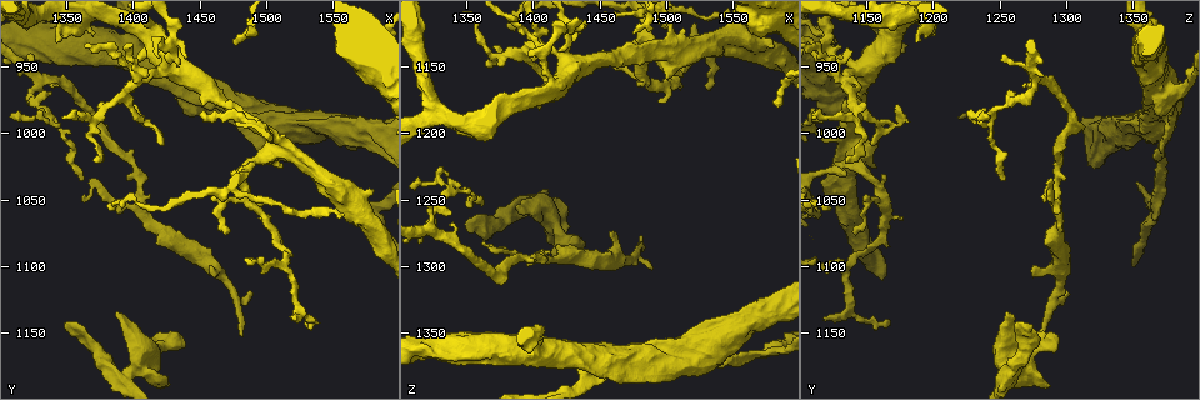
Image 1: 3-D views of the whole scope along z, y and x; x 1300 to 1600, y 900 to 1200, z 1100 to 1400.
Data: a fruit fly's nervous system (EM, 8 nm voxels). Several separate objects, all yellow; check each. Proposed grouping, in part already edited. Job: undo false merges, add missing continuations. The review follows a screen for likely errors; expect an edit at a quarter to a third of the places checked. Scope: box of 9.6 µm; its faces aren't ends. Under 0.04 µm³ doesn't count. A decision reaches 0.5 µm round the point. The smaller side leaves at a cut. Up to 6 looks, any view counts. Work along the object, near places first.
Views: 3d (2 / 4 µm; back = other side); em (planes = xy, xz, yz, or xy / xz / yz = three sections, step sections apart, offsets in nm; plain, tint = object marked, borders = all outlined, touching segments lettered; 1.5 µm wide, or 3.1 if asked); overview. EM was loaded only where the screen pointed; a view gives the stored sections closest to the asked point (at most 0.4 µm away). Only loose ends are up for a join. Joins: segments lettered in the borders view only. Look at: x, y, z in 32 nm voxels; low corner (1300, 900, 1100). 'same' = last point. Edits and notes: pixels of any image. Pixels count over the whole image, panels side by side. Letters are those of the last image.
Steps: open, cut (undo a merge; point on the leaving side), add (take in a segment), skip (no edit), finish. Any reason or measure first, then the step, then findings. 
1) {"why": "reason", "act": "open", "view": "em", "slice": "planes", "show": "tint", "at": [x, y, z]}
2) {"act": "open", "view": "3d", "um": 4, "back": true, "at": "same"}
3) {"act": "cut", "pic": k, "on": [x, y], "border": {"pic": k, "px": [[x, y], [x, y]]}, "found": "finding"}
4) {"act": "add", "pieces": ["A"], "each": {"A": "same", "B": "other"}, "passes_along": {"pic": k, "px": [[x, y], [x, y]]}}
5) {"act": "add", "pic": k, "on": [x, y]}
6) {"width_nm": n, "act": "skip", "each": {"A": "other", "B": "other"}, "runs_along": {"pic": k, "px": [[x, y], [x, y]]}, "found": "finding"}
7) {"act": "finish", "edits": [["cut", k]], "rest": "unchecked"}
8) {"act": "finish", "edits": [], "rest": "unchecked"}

{"why": "branch stops here", "act": "open", "view": "em", "slice": "planes", "show": "plain", "at": [1386, 1138, 1254]}

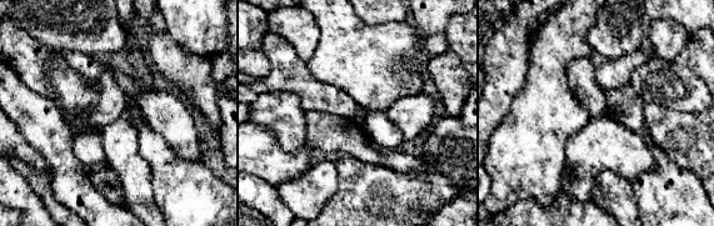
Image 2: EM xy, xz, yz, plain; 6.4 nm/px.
{"why": "see the neighbours", "act": "open", "view": "em", "slice": "planes", "show": "borders", "at": "same"}

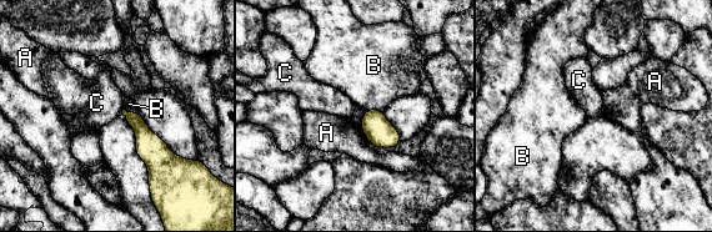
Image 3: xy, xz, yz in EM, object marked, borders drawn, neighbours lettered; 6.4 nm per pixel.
{"act": "skip", "each": {"A": "other", "B": "other", "C": "other"}, "border": {"pic": 3, "px": [[124, 107], [121, 114]]}, "found": "no lettered segment goes on from it"}

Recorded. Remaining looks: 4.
{"why": "an open end", "act": "open", "view": "3d", "um": 4, "back": true, "at": [1440, 1160, 1286]}

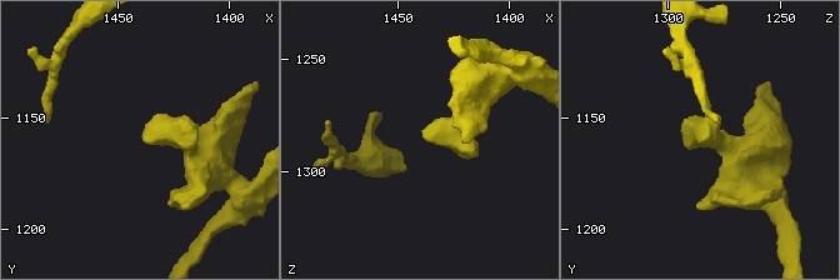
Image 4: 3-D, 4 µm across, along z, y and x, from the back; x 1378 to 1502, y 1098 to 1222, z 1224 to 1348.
{"act": "open", "view": "em", "slice": "planes", "show": "plain", "at": [1439, 1160, 1285]}

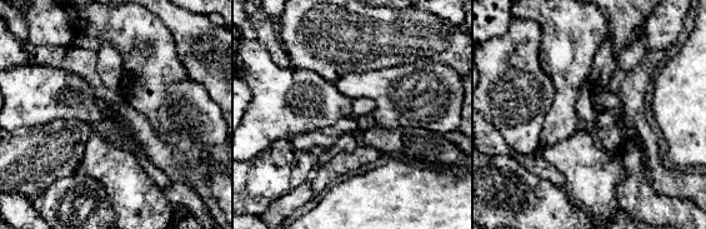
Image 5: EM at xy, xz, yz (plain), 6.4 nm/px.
{"act": "open", "view": "em", "slice": "planes", "show": "borders", "at": "same"}

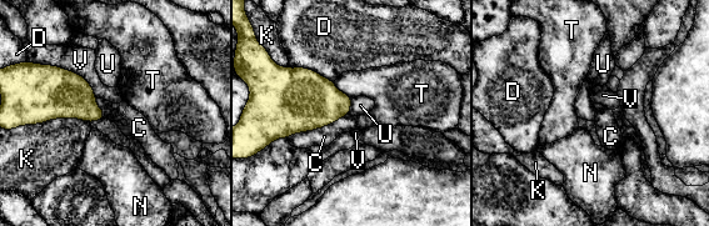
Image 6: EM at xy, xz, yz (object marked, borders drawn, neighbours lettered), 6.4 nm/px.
{"longest_contact_nm": ["V", 420], "act": "skip", "each": {"C": "other", "D": "other", "K": "other", "N": "other", "T": "other", "U": "other", "V": "other"}, "border": {"pic": 6, "px": [[353, 99], [348, 114]]}, "found": "no lettered segment goes on from it"}

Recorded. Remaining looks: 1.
{"why": "two arms at a narrow angle", "act": "open", "view": "em", "slice": "planes", "show": "borders", "at": [1414, 956, 1124]}

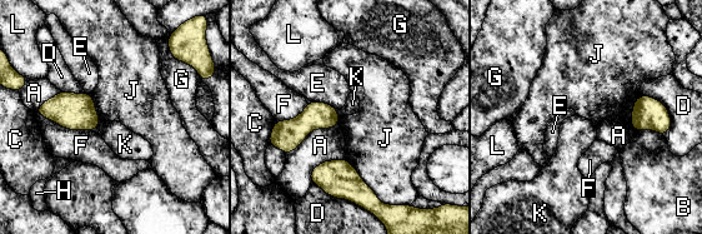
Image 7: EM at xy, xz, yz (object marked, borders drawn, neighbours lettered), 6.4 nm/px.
{"act": "skip", "each": {"A": "other", "B": "other", "C": "other", "D": "other", "E": "other", "F": "other", "G": "other", "H": "other", "J": "other", "K": "other", "L": "other"}, "border": {"pic": 7, "px": [[345, 159], [380, 200]]}, "found": "none of them fits"}

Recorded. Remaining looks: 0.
{"act": "finish", "edits": [], "rest": "unchecked"}

